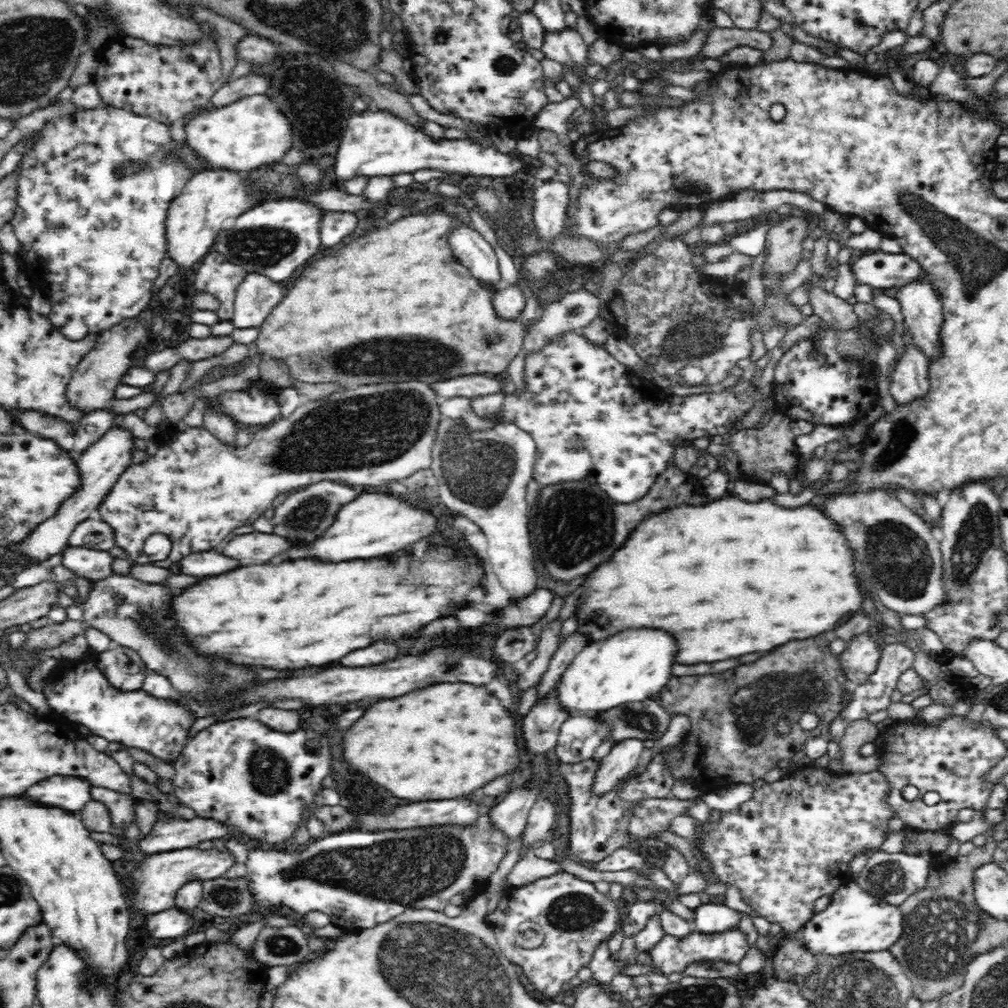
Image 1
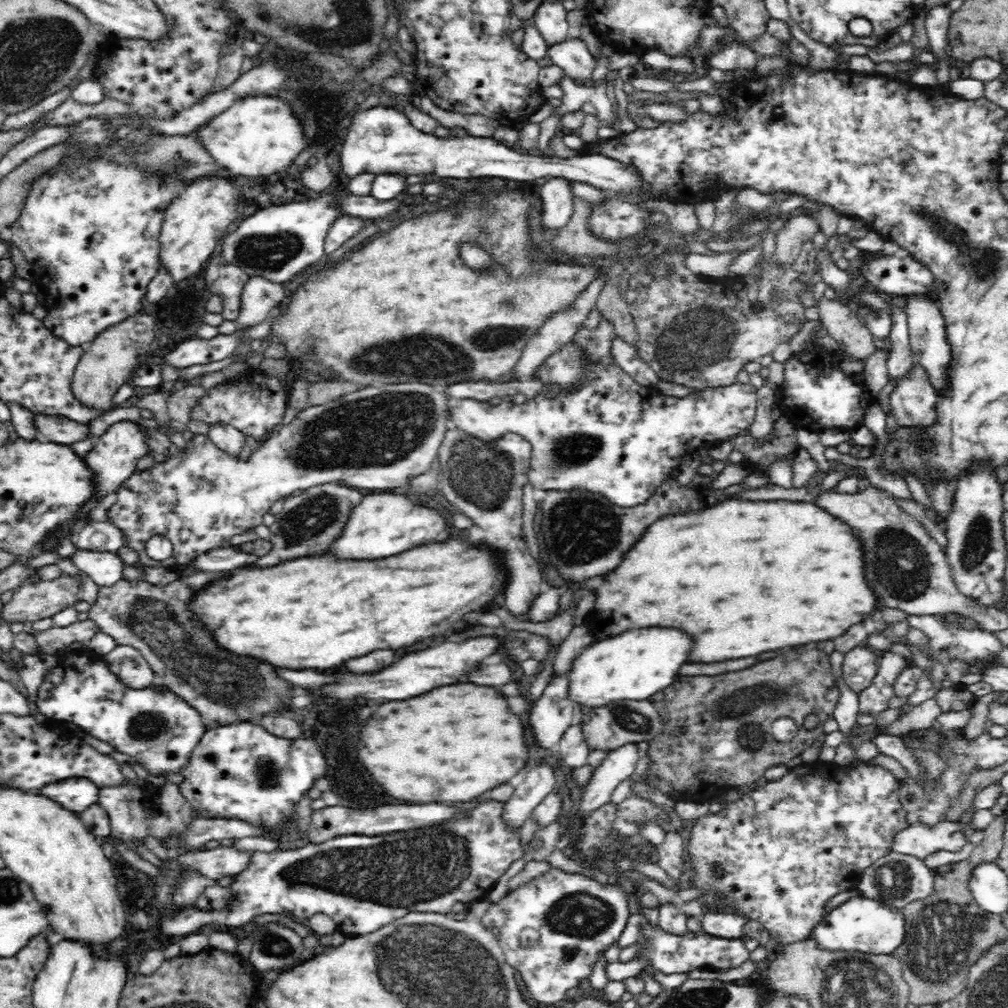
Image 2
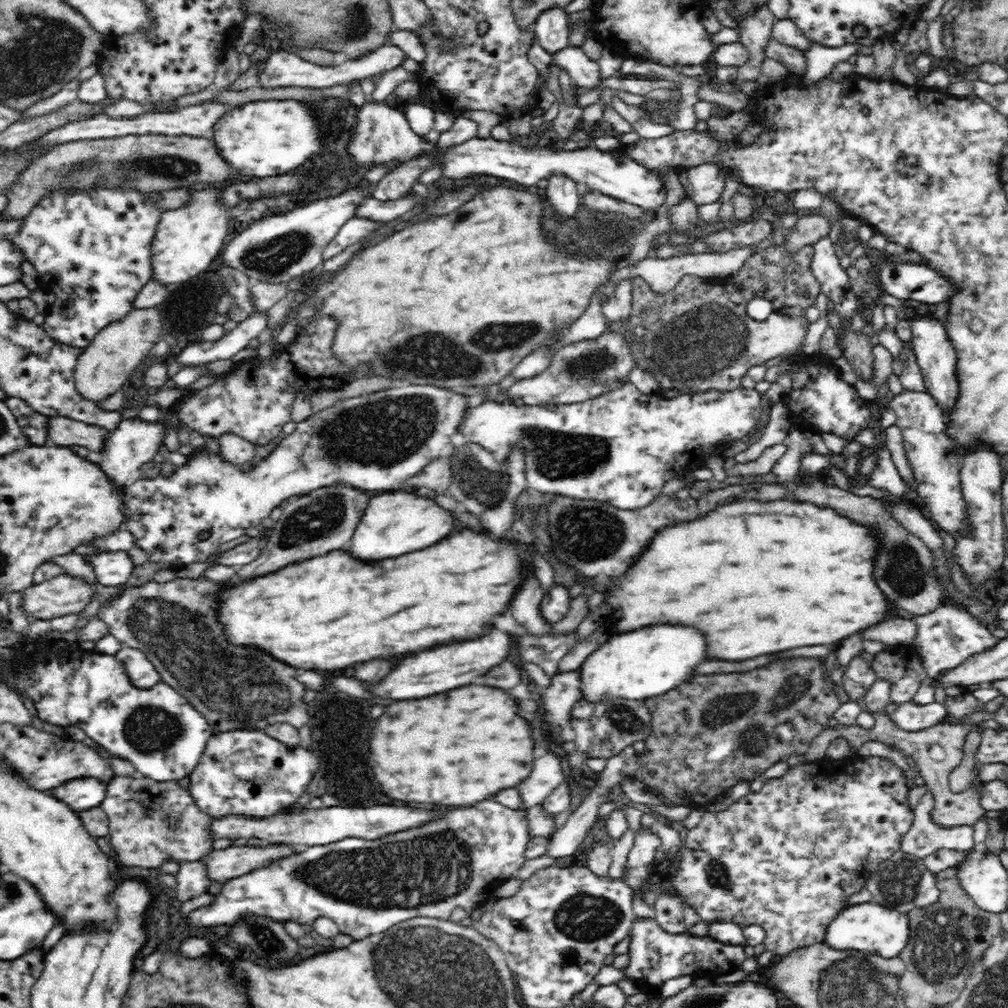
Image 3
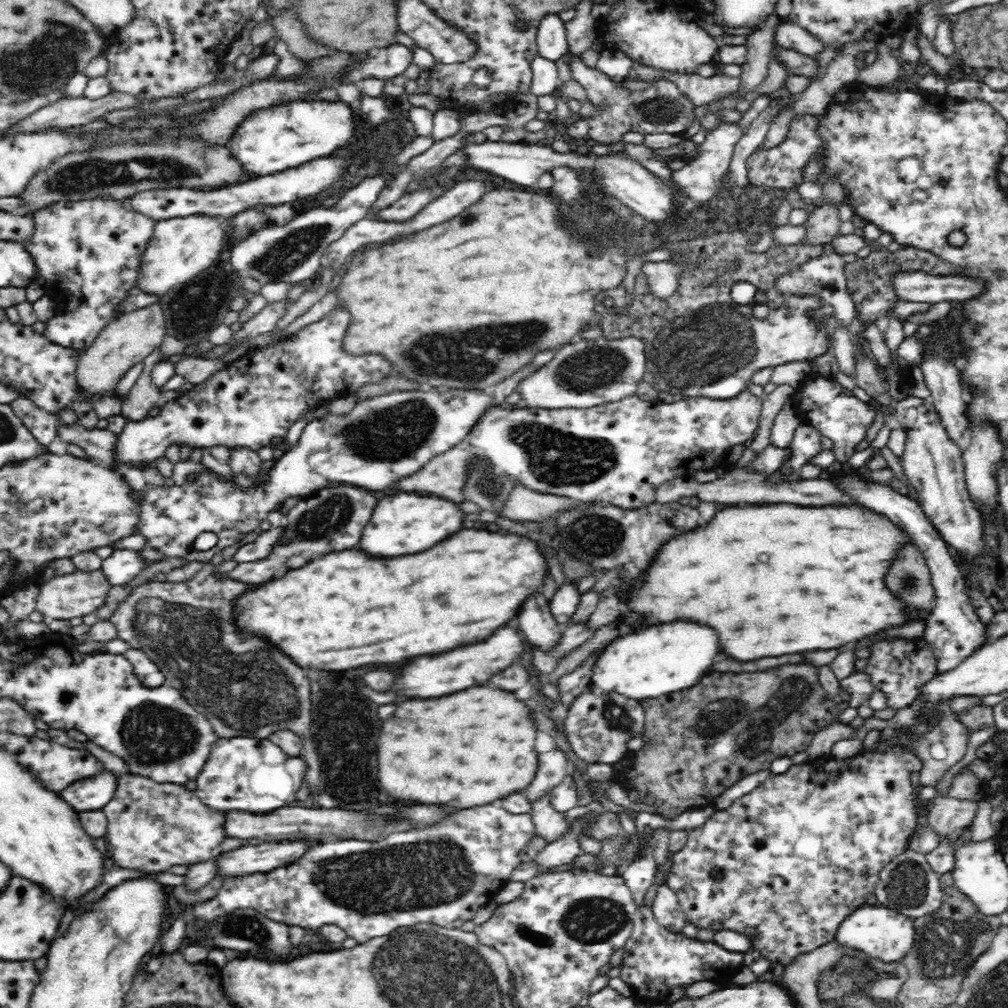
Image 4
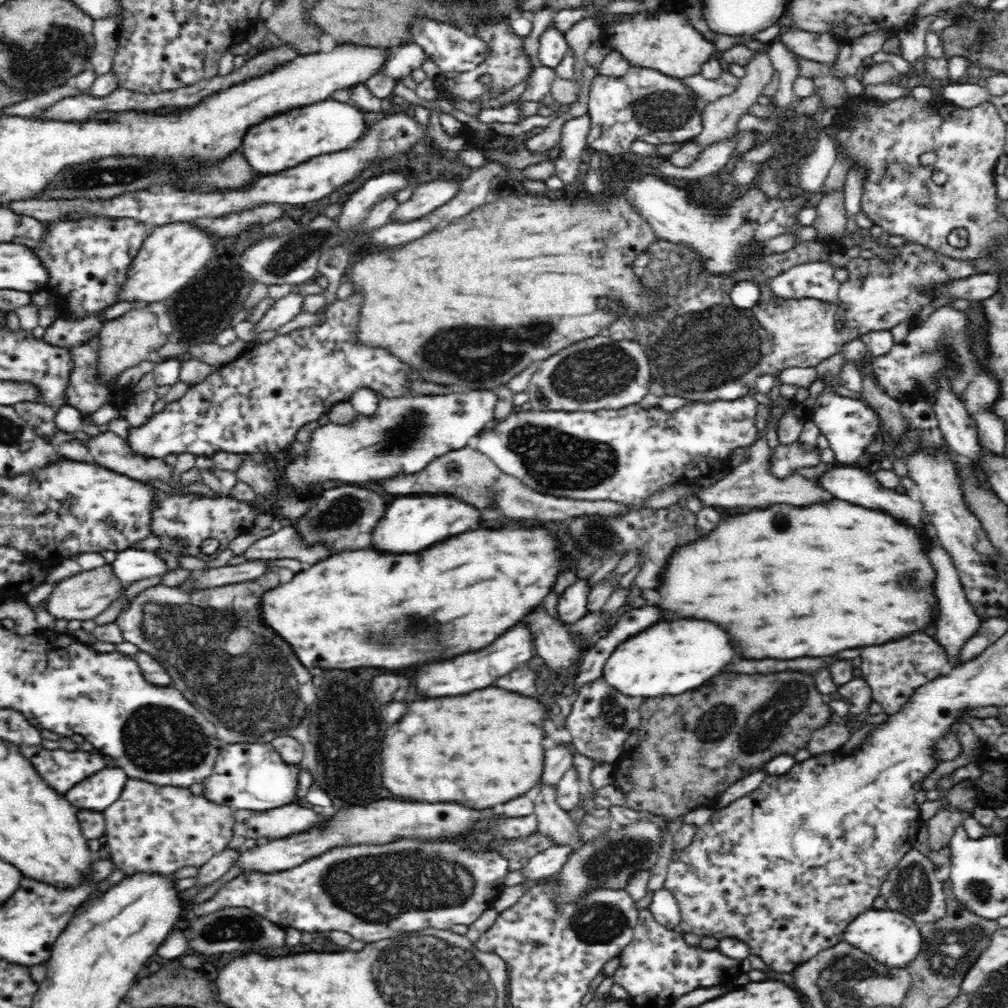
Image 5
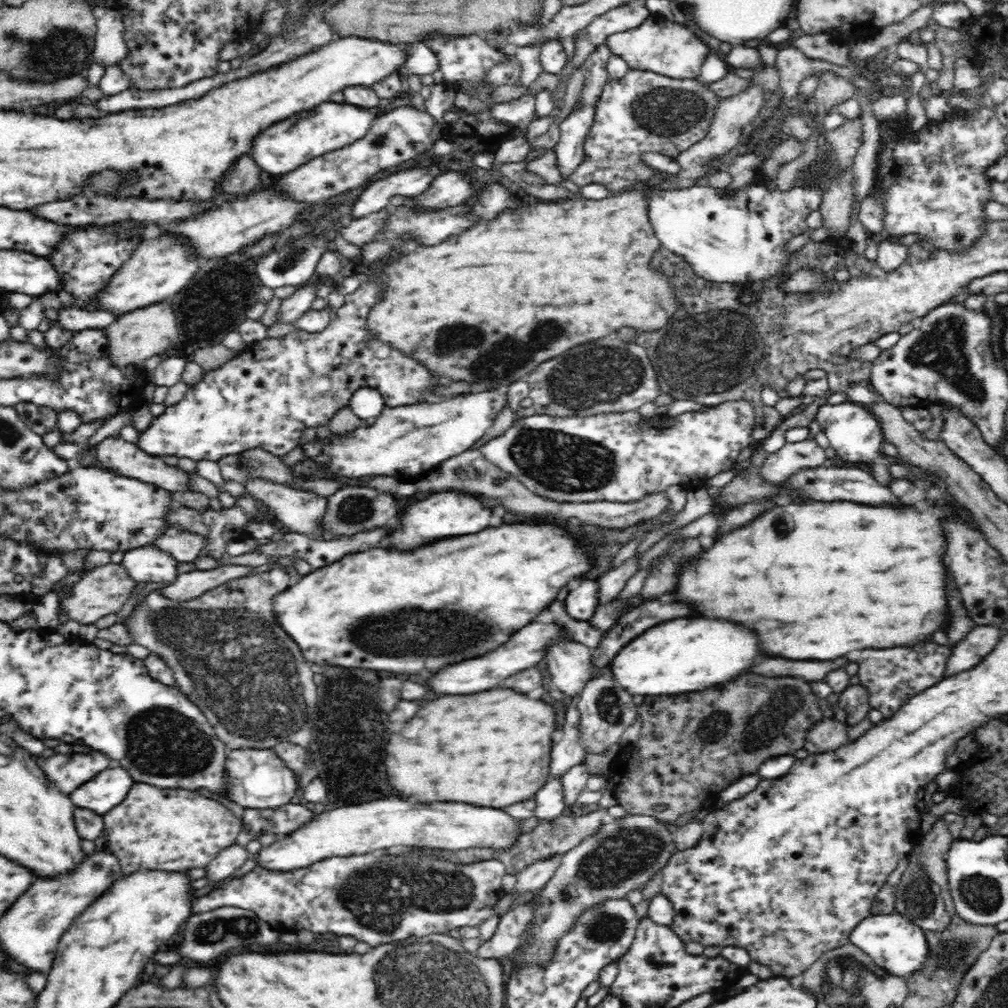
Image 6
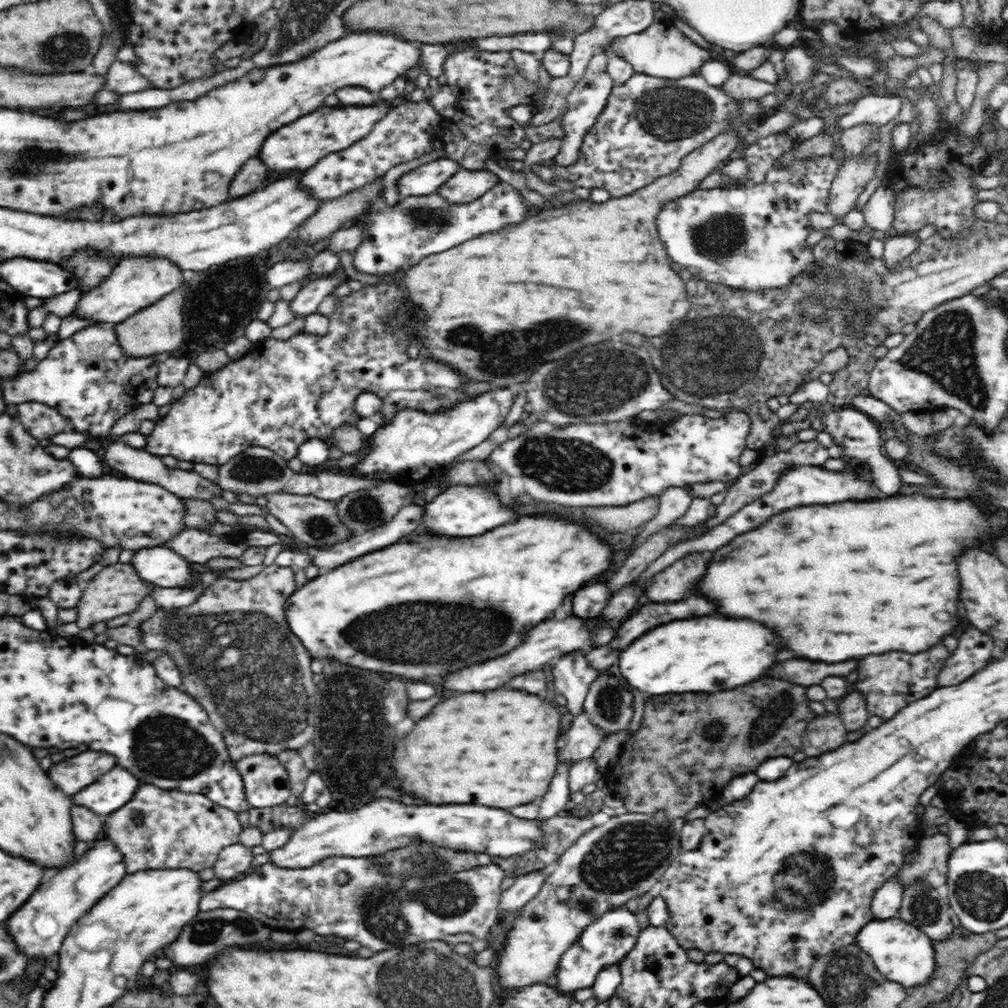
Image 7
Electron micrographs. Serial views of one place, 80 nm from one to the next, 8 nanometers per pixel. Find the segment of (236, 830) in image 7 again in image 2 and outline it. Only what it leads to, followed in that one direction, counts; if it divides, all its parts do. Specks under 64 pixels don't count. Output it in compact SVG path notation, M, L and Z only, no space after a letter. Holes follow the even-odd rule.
M126 779L124 784L102 787L98 803L109 815L111 840L126 844L140 858L142 857L137 853L135 843L143 846L148 836L158 839L162 844L167 843L172 837L176 837L171 852L176 850L178 853L186 853L206 849L204 844L200 844L200 846L185 844L185 834L199 816L197 814L195 817L193 806L190 806L190 803L183 798L179 786L168 780L162 786L153 786L141 780L134 782Z

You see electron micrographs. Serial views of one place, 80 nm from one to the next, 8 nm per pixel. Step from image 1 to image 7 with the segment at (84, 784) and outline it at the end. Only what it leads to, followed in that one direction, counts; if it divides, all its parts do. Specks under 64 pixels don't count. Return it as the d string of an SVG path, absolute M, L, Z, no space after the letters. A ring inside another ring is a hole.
M116 766L108 774L100 776L98 782L78 792L74 796L74 804L82 804L96 815L108 816L122 808L122 804L126 804L126 800L129 801L130 796L134 796L138 786L140 782L128 770Z

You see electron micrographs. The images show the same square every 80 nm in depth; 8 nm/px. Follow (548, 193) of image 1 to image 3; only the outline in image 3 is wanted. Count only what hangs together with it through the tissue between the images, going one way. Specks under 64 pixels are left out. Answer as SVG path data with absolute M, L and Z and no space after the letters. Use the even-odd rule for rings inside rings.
M552 175L546 188L548 204L558 212L562 218L570 218L575 215L580 204L578 184L569 176Z

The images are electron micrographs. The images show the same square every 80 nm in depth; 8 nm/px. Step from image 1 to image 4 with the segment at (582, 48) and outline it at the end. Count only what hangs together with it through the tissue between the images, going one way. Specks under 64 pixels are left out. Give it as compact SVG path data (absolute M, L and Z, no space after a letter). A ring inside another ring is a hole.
M575 58L572 62L572 77L587 93L588 102L595 108L595 116L587 118L589 123L589 142L601 148L608 148L610 151L622 150L624 145L623 136L628 132L640 135L656 135L668 133L668 135L678 135L691 128L696 118L695 104L682 95L682 92L670 82L666 77L658 79L642 79L642 77L630 77L625 80L644 81L650 84L645 90L631 91L623 87L623 83L618 83L610 79L606 74L597 69L590 70L584 66L581 58Z

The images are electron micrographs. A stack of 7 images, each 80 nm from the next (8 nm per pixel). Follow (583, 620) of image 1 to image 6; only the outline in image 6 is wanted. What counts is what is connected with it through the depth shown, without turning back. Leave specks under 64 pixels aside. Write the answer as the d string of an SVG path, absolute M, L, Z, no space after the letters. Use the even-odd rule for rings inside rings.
M794 502L784 503L752 520L748 526L734 530L732 534L722 536L710 550L704 550L700 560L688 568L684 568L680 576L680 584L676 590L678 602L694 606L706 618L724 618L744 626L750 626L758 636L762 650L766 654L780 654L792 660L834 660L852 650L866 648L896 648L896 646L914 646L918 642L930 640L930 636L944 628L948 602L946 602L946 580L948 572L944 566L946 548L942 548L944 532L938 532L938 516L930 512L930 508L920 510L918 506L864 506L854 502Z

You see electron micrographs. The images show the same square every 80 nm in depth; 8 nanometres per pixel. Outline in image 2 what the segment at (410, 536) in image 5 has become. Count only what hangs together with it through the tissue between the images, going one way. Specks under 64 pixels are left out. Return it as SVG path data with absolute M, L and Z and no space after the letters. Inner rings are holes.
M370 494L364 496L346 523L344 534L332 544L334 556L339 559L374 560L396 556L398 552L430 544L446 530L446 520L438 510L418 506L402 494Z

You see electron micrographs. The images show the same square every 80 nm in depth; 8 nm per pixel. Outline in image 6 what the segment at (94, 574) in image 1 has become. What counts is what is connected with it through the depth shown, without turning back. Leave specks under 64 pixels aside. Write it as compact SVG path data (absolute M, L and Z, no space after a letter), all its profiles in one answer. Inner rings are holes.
M152 545L128 551L123 564L136 582L169 585L180 576L174 556Z

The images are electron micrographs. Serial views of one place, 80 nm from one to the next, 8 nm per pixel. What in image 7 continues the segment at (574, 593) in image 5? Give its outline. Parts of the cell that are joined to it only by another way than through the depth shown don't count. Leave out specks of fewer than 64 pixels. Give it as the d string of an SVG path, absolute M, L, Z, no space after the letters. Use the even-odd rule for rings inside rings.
M588 584L582 590L578 590L572 598L574 615L578 618L602 618L604 606L608 606L612 598L612 592L606 588L606 584Z

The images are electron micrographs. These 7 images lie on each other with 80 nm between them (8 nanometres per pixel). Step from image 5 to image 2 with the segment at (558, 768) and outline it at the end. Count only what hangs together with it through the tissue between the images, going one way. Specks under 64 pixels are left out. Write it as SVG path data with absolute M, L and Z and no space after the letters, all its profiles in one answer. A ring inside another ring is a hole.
M546 762L526 772L524 782L514 790L512 798L504 805L504 821L514 828L522 826L545 796L556 789L555 769Z

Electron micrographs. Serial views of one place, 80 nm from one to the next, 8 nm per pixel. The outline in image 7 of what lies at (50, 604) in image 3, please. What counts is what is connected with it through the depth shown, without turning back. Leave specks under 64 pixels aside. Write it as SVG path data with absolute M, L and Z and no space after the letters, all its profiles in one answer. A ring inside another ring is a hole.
M118 563L114 565L107 565L100 574L91 579L82 594L82 600L78 604L78 620L77 625L82 629L90 629L96 622L105 622L112 620L116 616L122 616L123 614L132 614L138 611L139 605L146 599L146 597L152 598L153 588L155 584L148 582L144 578L140 578L138 575L138 569L132 564Z

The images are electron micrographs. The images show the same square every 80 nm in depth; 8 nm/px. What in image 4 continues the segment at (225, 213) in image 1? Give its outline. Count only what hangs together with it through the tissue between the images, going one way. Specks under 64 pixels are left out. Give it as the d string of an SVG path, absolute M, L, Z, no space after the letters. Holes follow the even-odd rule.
M204 212L186 217L170 217L155 223L152 238L142 254L141 271L138 272L137 284L134 287L146 294L158 298L177 286L185 283L218 258L224 244L224 232L218 218L208 218Z

